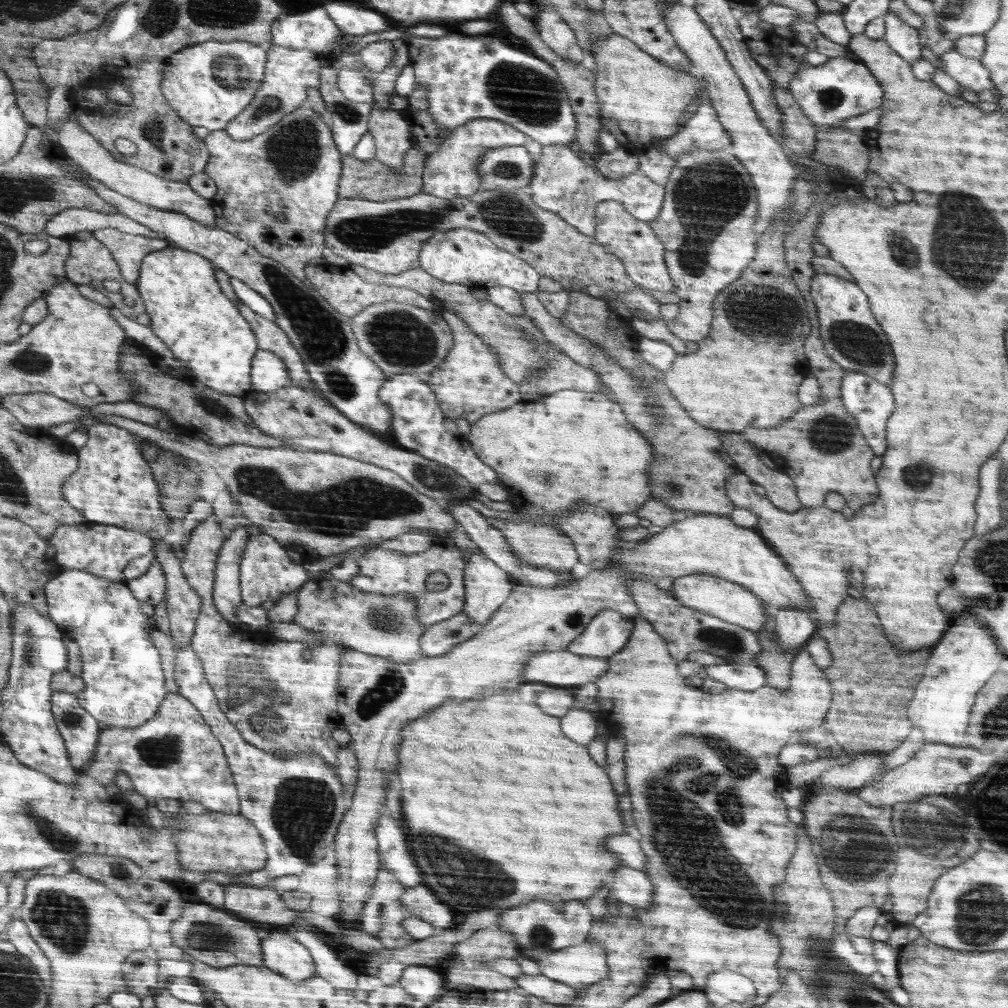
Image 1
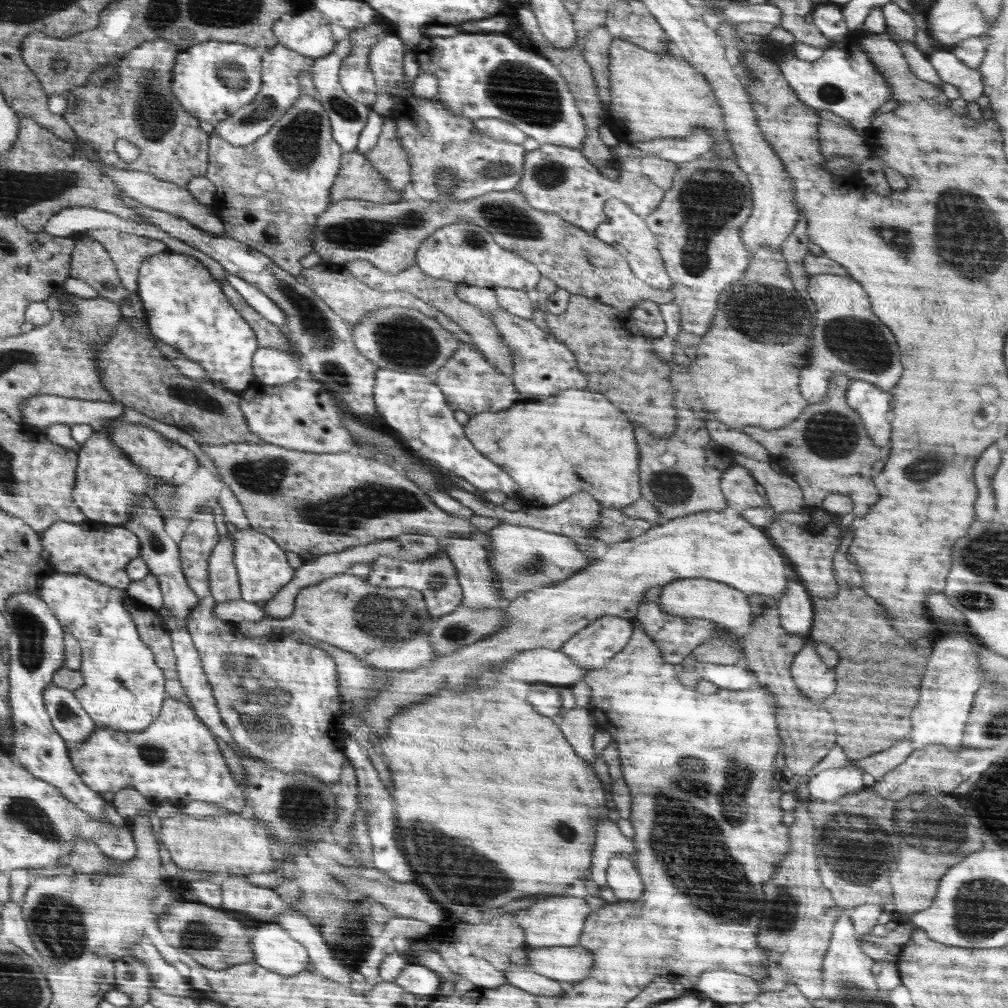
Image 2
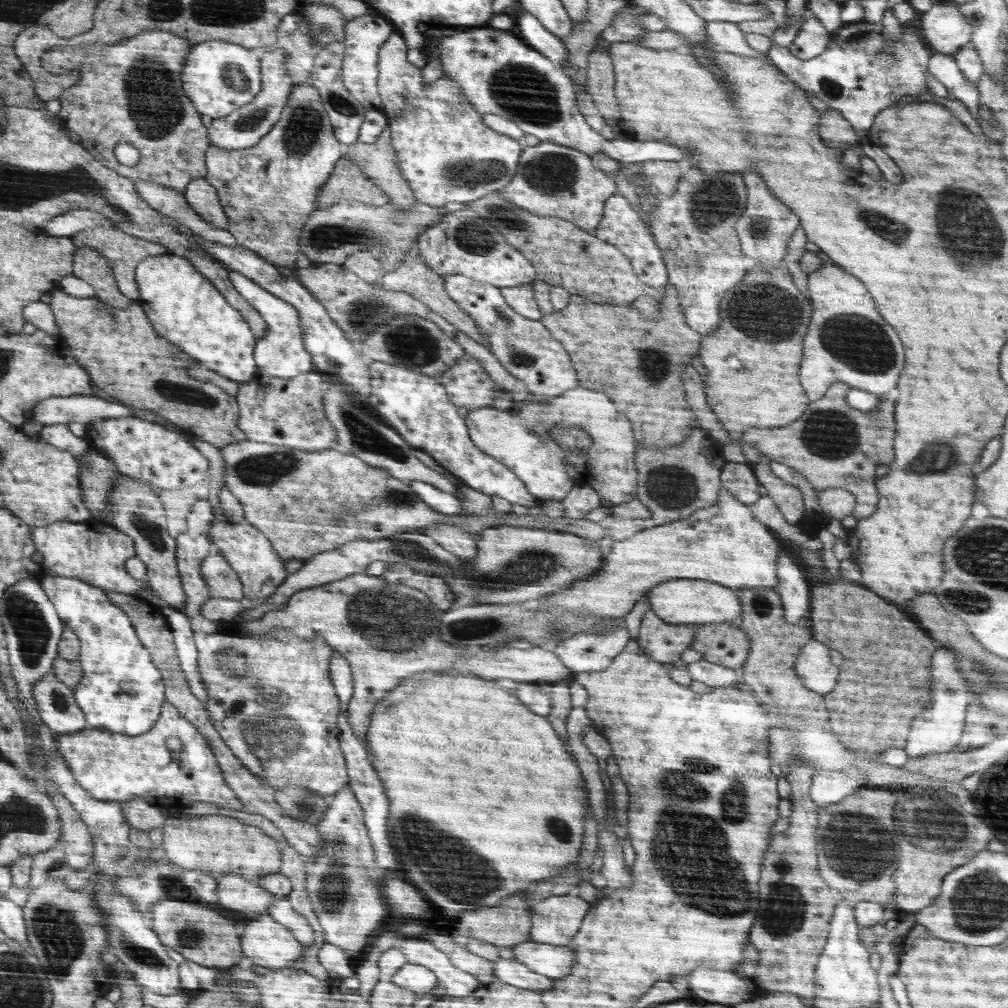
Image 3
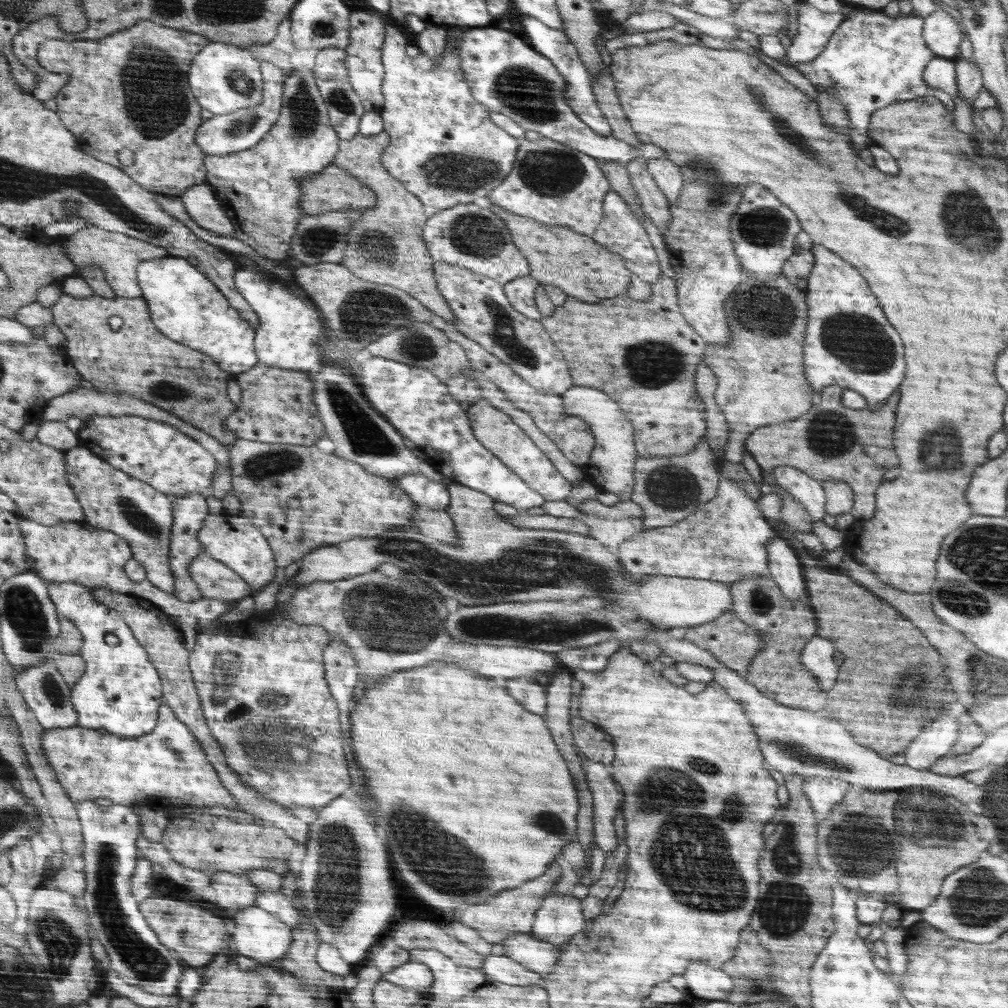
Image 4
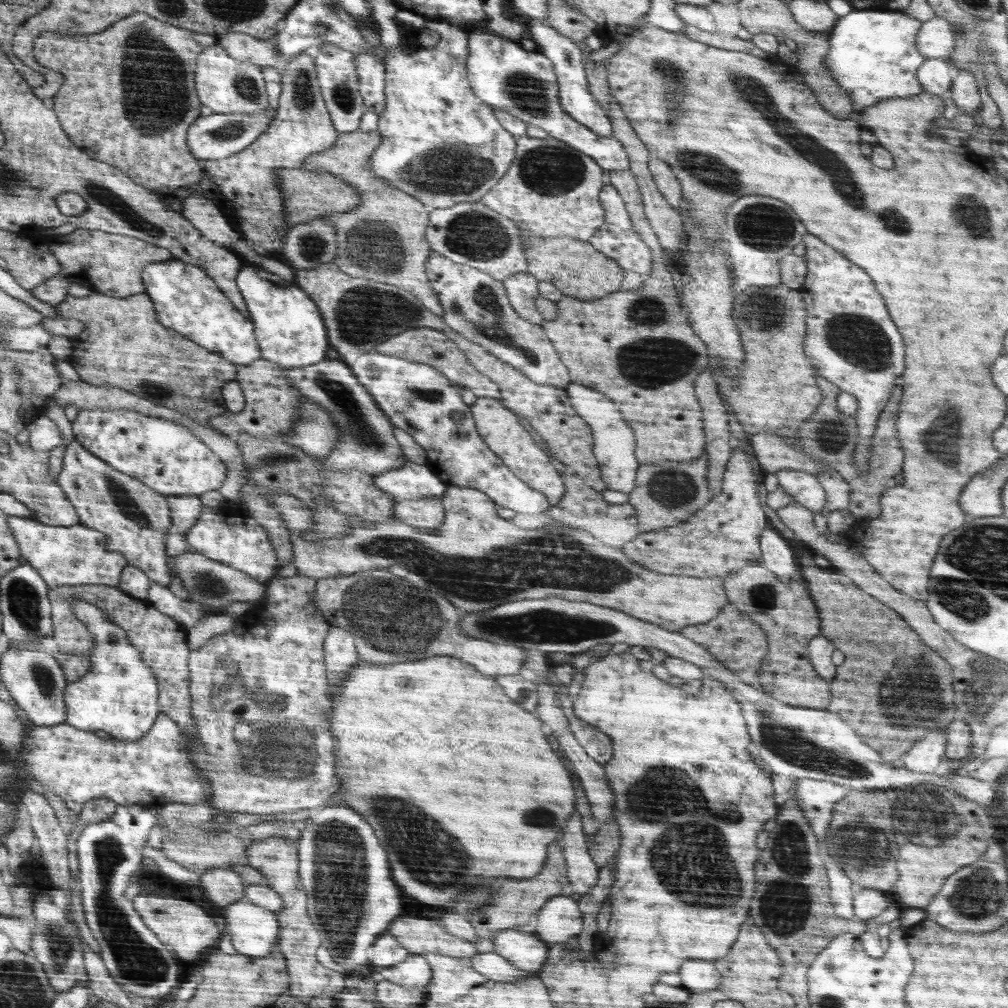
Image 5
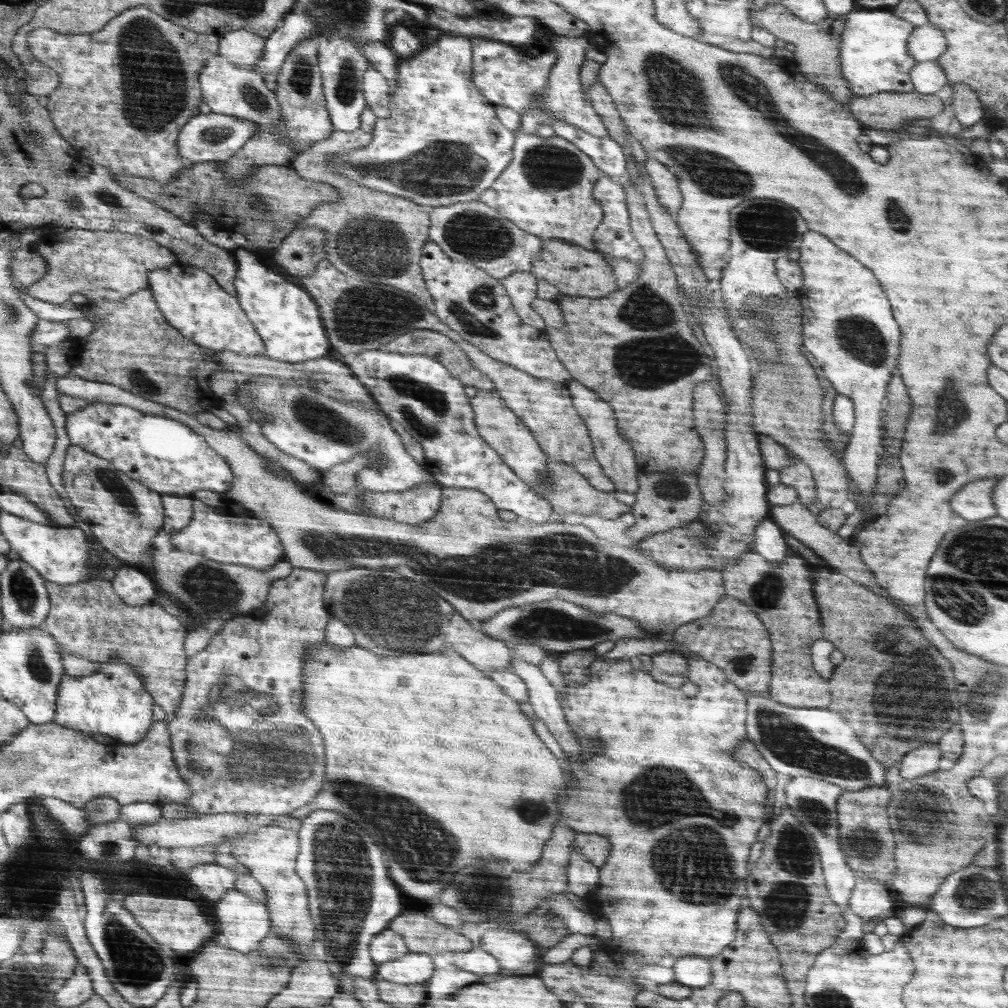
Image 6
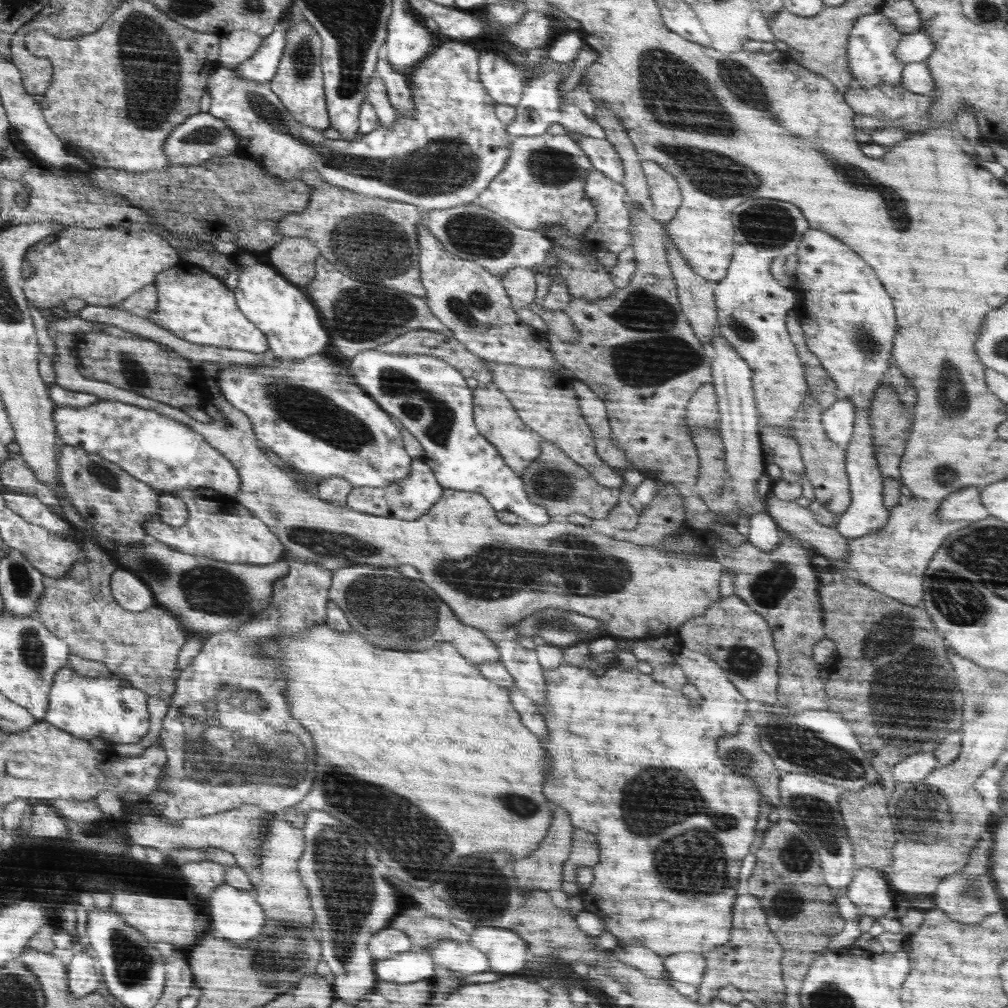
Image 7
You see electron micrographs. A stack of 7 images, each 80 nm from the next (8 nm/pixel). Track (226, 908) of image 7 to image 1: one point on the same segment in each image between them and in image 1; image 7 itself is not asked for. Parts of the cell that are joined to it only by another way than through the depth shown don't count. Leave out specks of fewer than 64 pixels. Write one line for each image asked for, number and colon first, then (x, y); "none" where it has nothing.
1: (287, 956)
2: (274, 949)
3: (270, 944)
4: (258, 934)
5: (254, 931)
6: (245, 922)

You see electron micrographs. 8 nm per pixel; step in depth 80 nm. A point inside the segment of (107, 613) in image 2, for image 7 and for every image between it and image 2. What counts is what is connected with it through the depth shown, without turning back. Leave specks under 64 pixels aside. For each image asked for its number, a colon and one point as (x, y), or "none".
3: (121, 690)
4: (120, 691)
5: (118, 695)
6: (113, 701)
7: (112, 708)

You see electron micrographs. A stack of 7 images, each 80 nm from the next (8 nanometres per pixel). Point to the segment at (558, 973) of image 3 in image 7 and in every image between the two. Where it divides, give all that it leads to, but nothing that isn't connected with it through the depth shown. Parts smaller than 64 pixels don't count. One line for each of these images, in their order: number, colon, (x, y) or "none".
4: (537, 955)
5: (527, 952)
6: (512, 950)
7: (506, 951)

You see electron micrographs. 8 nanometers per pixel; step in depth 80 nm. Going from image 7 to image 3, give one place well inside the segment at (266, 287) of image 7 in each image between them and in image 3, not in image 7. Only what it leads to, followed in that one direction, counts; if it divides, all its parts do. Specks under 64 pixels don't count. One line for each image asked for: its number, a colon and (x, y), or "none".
3: (281, 353)
4: (288, 337)
5: (290, 332)
6: (284, 315)

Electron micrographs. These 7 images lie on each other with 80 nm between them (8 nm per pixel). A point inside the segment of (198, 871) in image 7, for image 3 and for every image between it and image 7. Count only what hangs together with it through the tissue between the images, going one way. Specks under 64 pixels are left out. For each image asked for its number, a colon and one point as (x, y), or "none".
3: (234, 892)
4: (231, 891)
5: (222, 886)
6: (212, 880)

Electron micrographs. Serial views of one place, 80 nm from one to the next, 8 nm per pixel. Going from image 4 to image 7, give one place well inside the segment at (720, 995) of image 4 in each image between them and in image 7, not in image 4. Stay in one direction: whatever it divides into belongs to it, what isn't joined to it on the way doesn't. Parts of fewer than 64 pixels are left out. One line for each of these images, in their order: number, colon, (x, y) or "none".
5: (700, 975)
6: (694, 971)
7: (689, 967)

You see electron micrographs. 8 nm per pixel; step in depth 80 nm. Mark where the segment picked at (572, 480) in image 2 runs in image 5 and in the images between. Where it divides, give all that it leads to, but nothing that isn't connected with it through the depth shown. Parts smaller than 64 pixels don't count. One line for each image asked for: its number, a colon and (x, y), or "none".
3: (524, 445)
4: (611, 468)
5: (614, 440)

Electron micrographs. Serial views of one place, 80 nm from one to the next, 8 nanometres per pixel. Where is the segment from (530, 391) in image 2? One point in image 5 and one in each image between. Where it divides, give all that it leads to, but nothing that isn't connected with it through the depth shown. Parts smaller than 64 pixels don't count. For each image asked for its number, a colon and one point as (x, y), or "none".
3: (524, 347)
4: (483, 313)
5: (475, 304)

